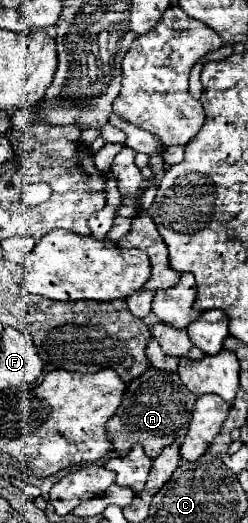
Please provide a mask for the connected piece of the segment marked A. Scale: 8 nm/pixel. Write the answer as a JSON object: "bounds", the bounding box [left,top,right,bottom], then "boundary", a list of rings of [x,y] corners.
{"bounds":[106,367,196,459],"boundary":[[[154,367],[146,369],[146,373],[126,383],[122,403],[112,415],[112,419],[108,421],[106,433],[108,433],[110,445],[114,447],[112,455],[116,455],[118,451],[128,451],[132,445],[140,443],[144,447],[144,453],[150,459],[158,457],[158,453],[166,445],[186,435],[194,401],[196,401],[194,393],[188,387],[184,387],[178,373],[162,371]]]}

